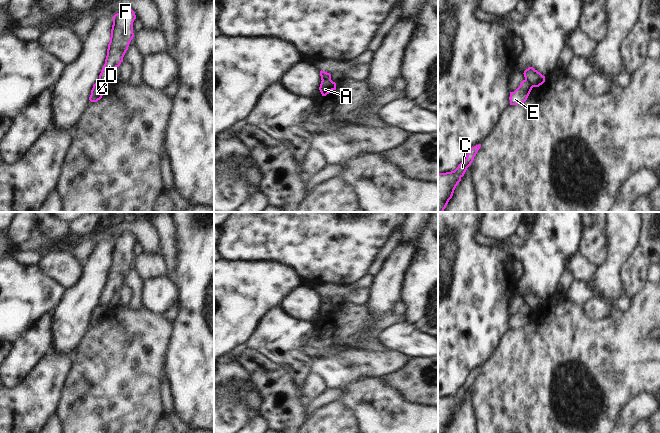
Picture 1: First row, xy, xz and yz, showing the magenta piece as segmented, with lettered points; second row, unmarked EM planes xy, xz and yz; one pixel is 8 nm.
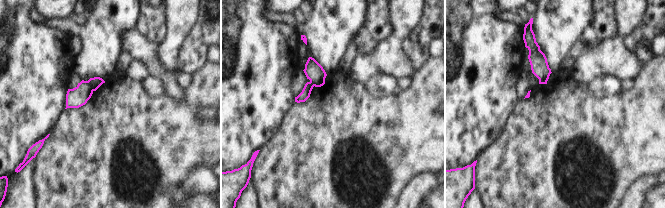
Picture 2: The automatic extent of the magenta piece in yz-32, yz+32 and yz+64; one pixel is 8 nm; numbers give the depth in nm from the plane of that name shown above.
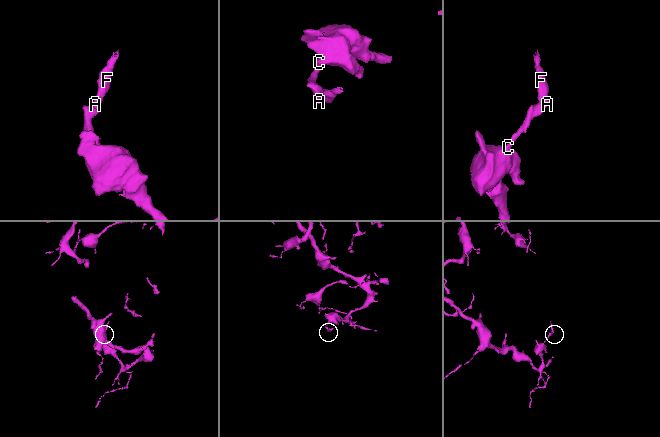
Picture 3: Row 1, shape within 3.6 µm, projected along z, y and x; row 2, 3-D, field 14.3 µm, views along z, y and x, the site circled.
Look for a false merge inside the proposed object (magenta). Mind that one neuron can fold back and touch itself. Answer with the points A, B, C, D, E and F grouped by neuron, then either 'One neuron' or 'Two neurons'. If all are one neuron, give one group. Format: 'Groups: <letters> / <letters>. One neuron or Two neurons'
Groups: A B F / C D E. Two neurons.

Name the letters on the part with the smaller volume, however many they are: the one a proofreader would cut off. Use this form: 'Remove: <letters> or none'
Remove: A, B, F

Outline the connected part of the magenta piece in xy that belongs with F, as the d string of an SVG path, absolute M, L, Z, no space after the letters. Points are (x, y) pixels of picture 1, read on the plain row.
M125 232L113 240L107 280L99 299L100 305L107 306L114 293L123 286L123 281L134 261L133 246L135 243L136 239L131 232Z

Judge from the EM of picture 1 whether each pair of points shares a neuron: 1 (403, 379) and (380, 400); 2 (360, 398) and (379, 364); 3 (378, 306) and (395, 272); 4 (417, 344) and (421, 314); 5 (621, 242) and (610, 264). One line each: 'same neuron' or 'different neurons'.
1: different neurons
2: different neurons
3: same neuron
4: different neurons
5: same neuron

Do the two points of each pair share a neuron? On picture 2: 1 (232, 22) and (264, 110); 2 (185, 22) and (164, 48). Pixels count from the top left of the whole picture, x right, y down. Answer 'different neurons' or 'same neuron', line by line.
1: same neuron
2: same neuron

